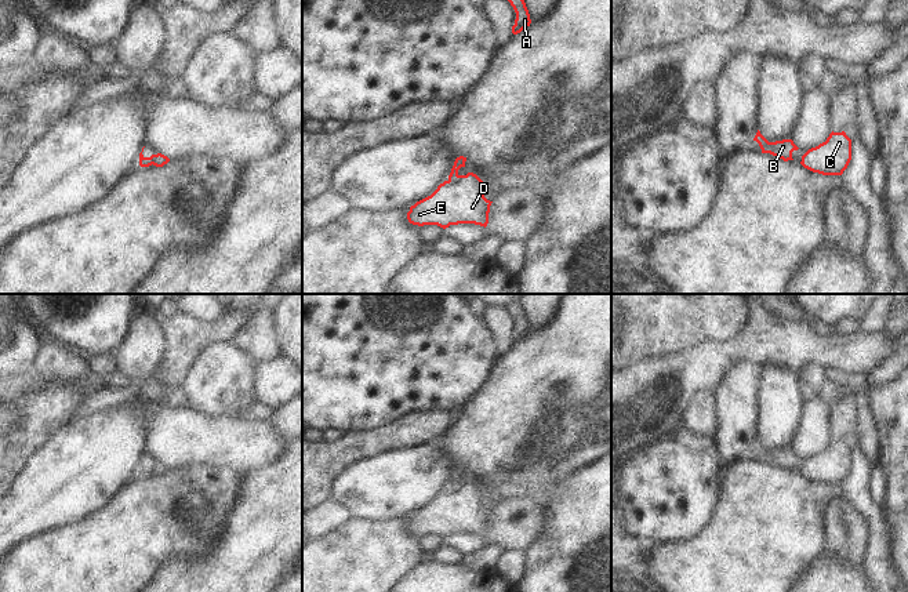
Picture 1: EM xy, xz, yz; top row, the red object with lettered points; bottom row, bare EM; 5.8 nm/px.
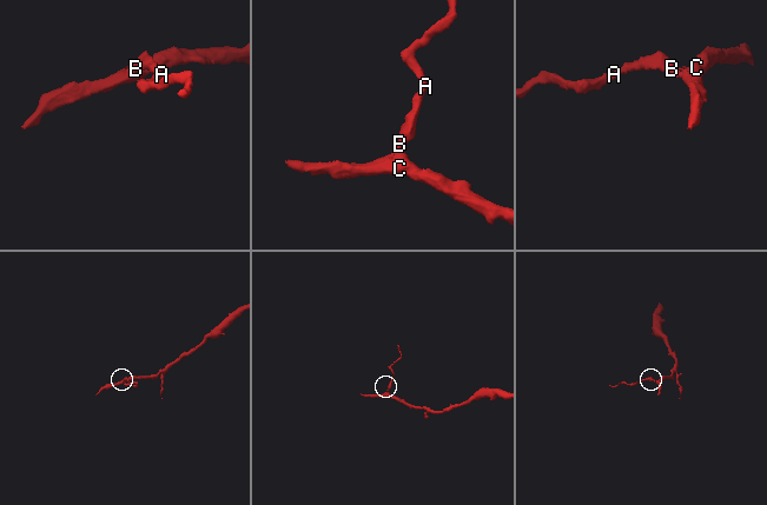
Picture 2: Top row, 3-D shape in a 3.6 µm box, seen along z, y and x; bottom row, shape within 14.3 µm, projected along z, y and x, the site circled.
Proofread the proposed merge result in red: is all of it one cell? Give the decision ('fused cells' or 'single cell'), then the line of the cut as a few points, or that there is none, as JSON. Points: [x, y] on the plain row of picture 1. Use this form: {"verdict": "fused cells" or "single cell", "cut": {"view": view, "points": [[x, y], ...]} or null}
{"verdict": "fused cells", "cut": {"view": "xz", "points": [[464, 485], [458, 490], [449, 490]]}}

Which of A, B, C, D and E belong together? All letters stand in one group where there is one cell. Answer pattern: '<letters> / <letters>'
A B / C D E

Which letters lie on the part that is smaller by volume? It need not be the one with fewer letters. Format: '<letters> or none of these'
A, B

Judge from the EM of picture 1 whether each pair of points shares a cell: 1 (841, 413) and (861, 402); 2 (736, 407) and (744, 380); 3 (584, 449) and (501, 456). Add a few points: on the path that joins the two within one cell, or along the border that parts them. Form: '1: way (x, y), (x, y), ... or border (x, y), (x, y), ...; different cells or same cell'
1: border (854, 396), (857, 431); different cells
2: way (738, 400), (741, 387); same cell
3: way (563, 449), (522, 451); same cell

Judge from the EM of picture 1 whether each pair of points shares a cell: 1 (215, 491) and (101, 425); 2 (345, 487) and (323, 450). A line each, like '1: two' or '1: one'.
1: two
2: two

